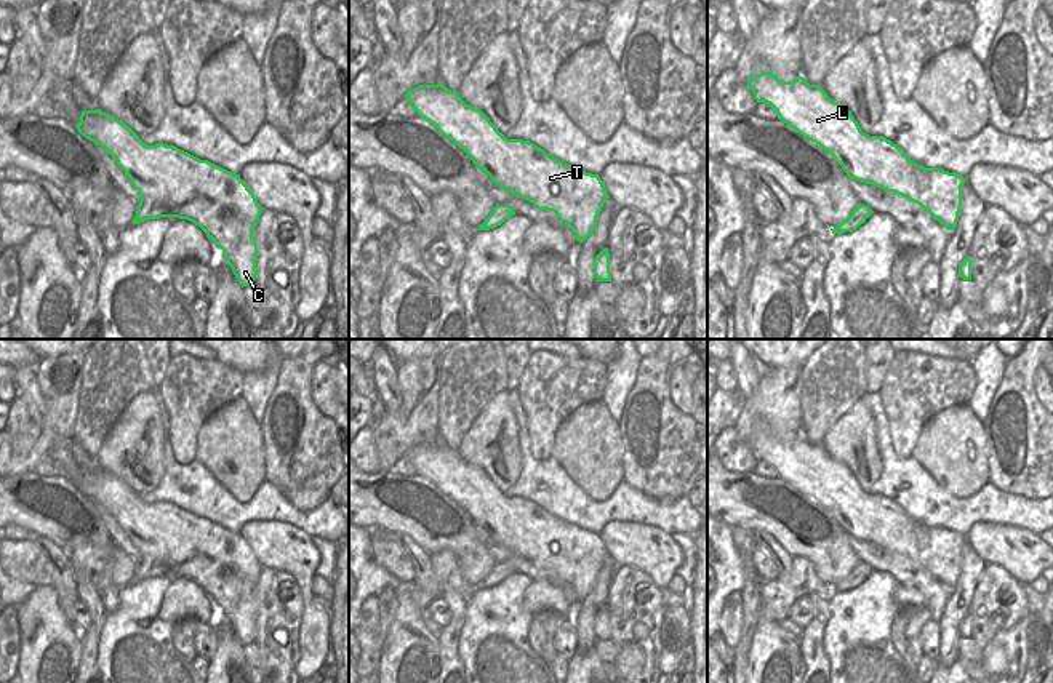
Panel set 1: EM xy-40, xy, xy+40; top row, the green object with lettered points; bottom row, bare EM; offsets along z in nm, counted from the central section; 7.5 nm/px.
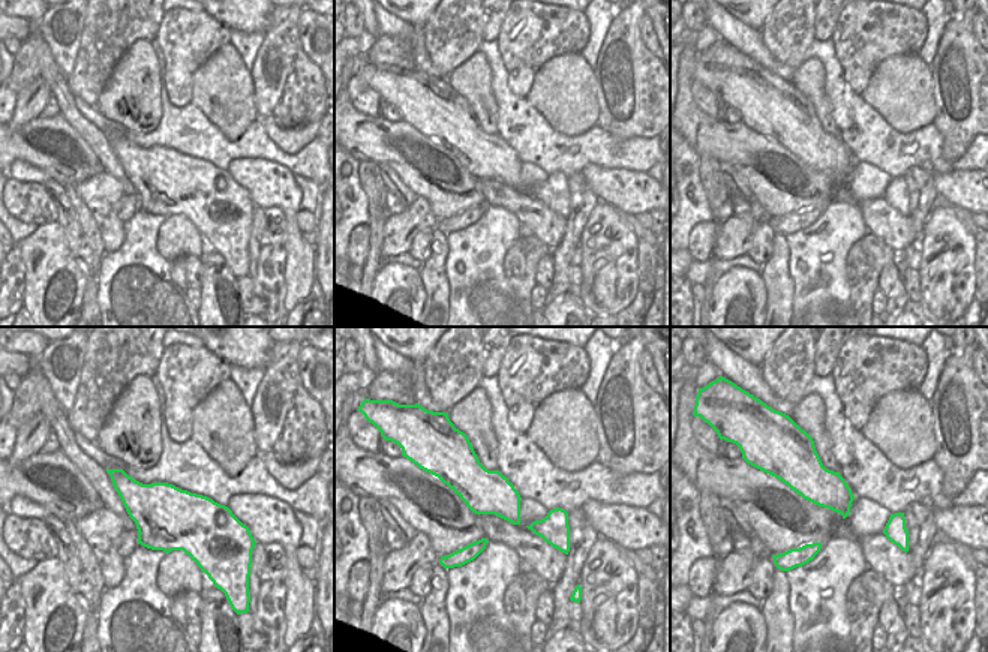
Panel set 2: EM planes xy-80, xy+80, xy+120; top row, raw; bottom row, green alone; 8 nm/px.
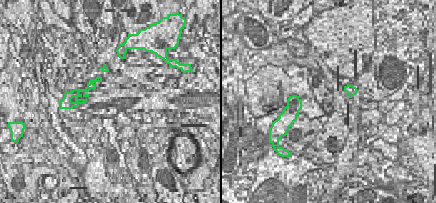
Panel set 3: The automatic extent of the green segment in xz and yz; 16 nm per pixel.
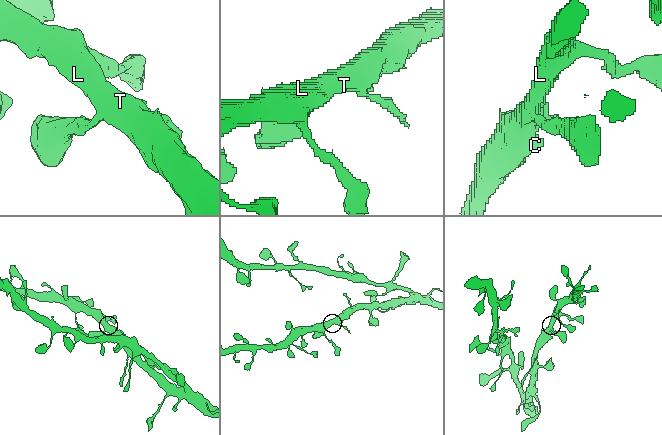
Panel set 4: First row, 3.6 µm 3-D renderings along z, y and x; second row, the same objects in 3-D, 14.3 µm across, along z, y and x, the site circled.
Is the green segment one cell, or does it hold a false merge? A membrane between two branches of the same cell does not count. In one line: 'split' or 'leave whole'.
leave whole

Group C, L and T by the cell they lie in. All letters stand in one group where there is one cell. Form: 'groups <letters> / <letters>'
groups C L T

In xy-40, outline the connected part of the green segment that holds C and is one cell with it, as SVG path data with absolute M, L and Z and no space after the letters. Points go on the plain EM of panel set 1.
M99 467L83 469L75 486L104 505L139 550L133 582L187 577L222 608L242 646L254 643L258 601L253 592L262 566L240 533L174 504L146 504L130 485Z

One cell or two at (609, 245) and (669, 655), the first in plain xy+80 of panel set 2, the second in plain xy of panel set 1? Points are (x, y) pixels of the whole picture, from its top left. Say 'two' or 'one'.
two

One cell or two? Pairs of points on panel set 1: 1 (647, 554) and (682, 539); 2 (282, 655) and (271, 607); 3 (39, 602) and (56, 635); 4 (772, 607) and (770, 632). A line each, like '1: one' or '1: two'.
1: two
2: one
3: one
4: two

